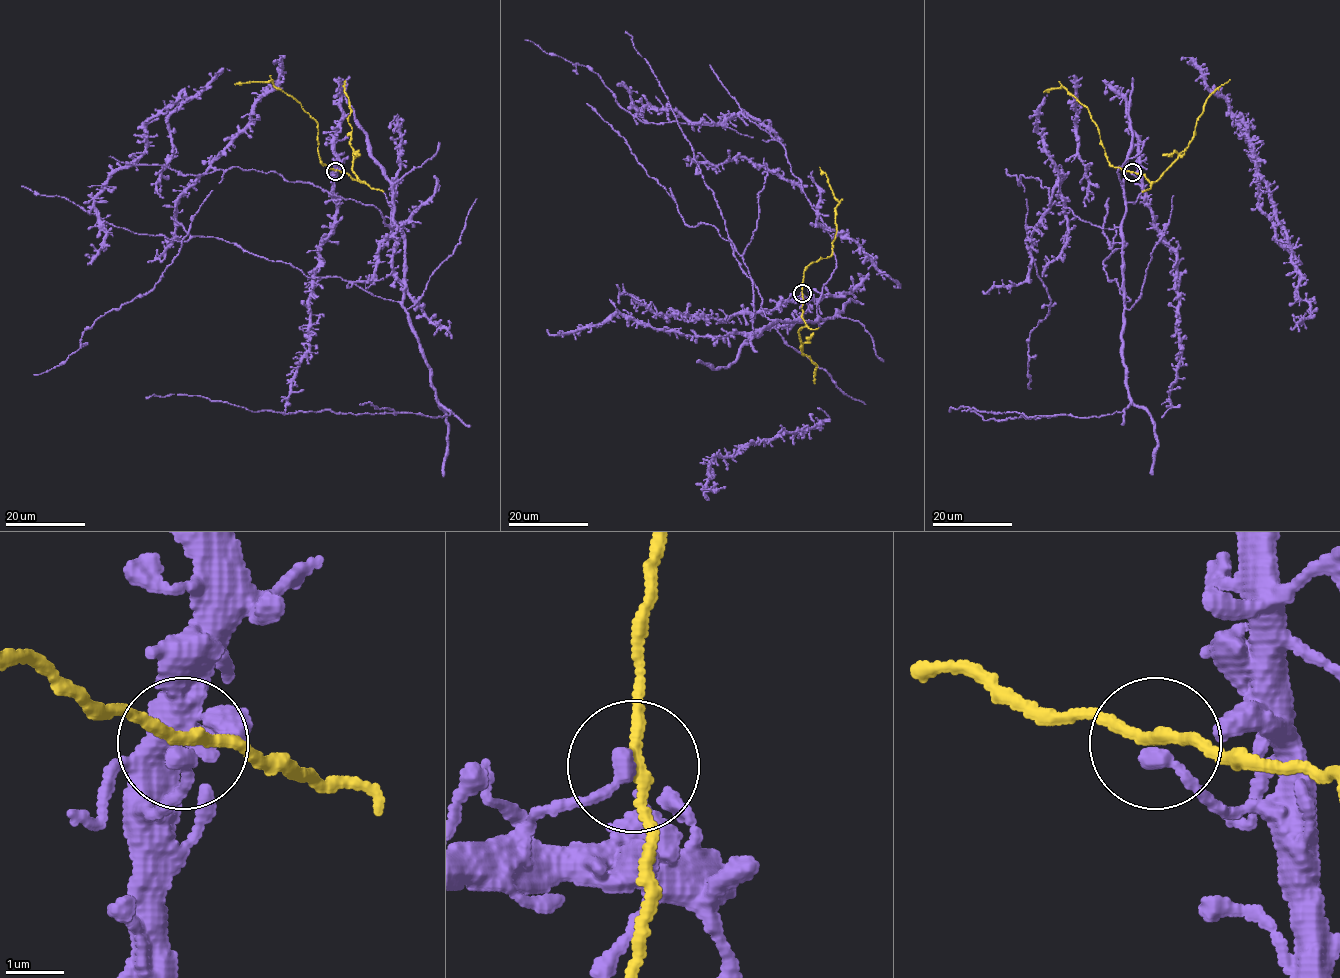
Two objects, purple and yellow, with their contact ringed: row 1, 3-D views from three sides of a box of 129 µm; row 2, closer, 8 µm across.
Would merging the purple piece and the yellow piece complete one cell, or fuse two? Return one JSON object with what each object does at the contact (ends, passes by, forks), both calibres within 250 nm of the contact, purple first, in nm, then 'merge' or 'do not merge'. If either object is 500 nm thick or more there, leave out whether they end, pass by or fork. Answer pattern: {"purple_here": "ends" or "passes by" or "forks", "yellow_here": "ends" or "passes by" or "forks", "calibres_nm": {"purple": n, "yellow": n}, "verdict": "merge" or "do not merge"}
{"purple_here": "ends", "yellow_here": "passes by", "calibres_nm": {"purple": 280, "yellow": 170}, "verdict": "merge"}

